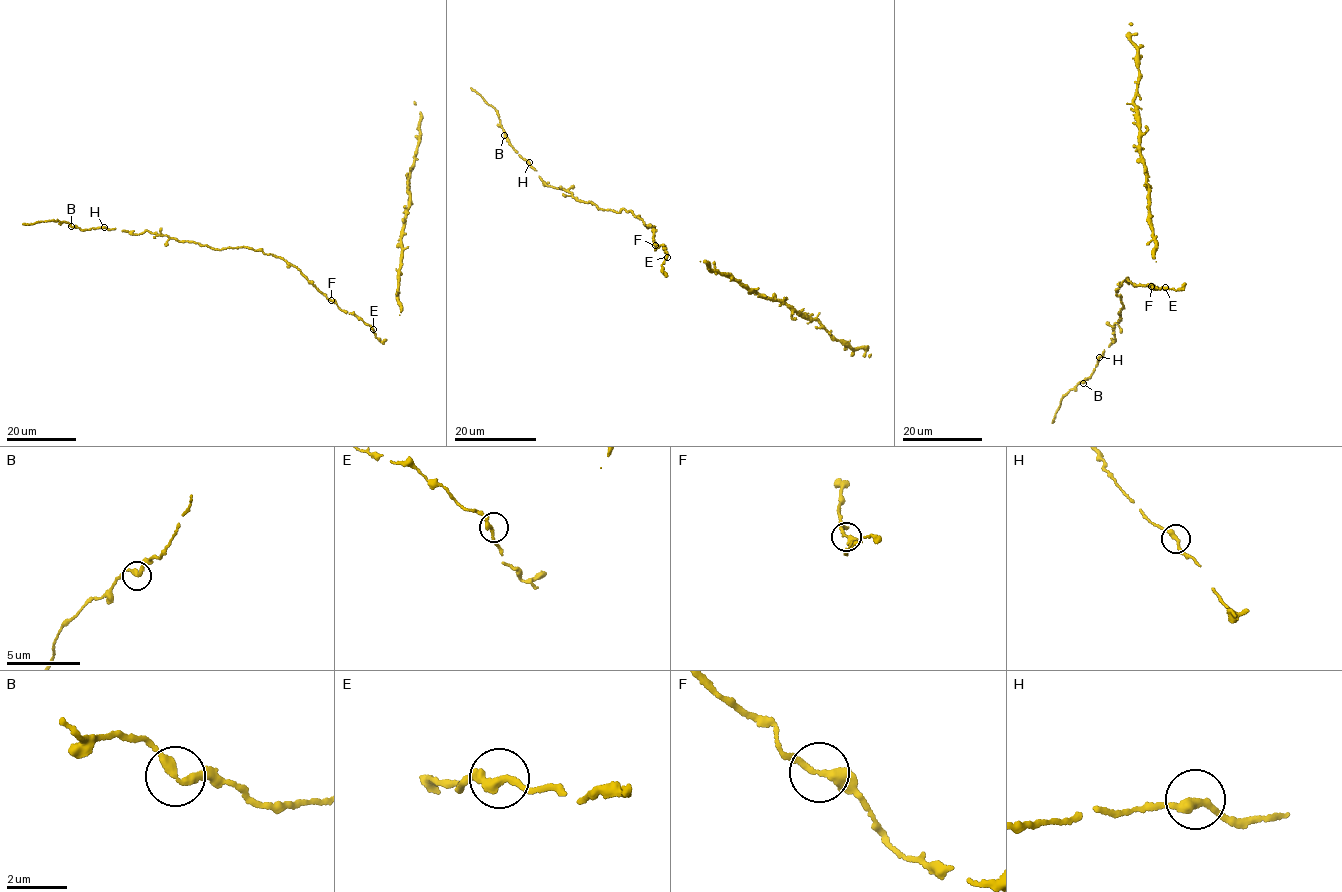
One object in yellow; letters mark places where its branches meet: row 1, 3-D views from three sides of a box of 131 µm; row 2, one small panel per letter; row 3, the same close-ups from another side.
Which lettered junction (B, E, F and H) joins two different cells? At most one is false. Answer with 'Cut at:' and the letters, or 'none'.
Cut at: none

